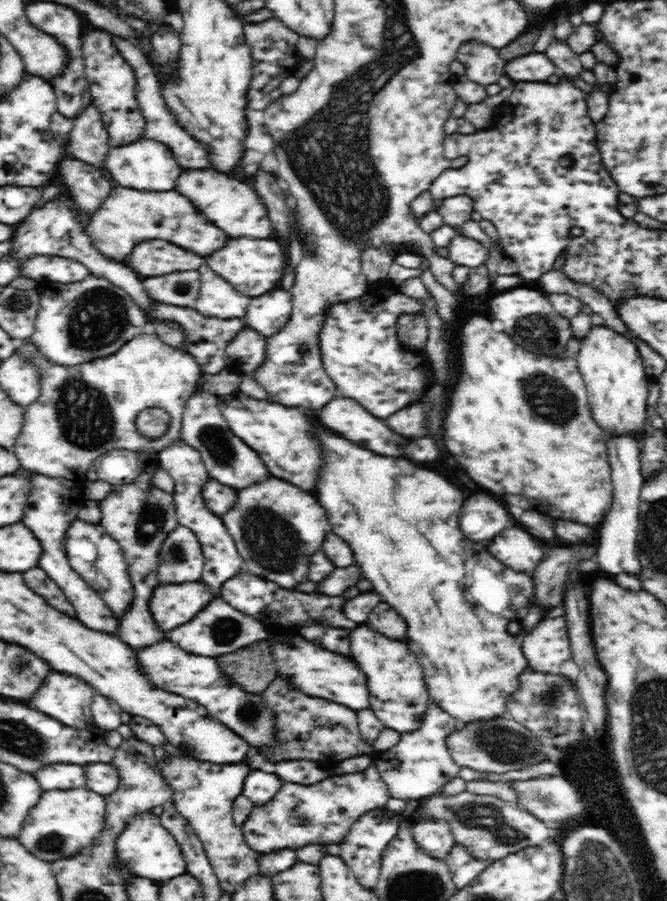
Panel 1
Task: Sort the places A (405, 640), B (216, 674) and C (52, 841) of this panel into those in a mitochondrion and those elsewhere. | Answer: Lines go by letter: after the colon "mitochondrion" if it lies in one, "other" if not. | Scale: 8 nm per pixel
A: other
B: other
C: mitochondrion

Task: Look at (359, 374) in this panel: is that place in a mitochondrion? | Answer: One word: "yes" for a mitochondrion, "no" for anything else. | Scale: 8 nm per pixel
yes

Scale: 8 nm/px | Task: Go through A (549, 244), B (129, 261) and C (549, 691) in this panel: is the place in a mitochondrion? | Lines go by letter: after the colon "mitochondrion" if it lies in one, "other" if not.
A: other
B: other
C: mitochondrion

